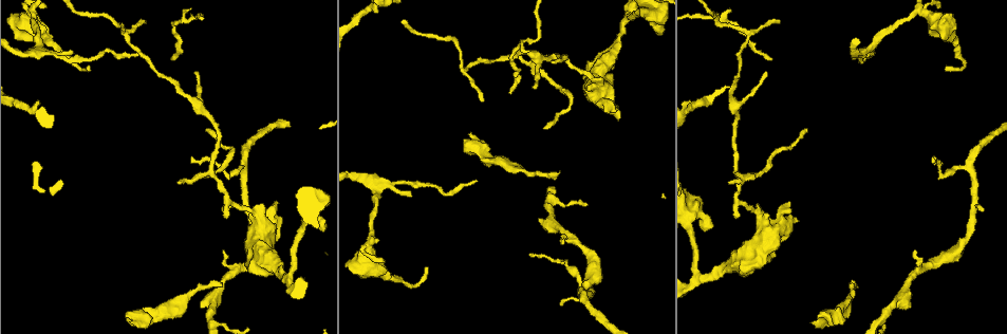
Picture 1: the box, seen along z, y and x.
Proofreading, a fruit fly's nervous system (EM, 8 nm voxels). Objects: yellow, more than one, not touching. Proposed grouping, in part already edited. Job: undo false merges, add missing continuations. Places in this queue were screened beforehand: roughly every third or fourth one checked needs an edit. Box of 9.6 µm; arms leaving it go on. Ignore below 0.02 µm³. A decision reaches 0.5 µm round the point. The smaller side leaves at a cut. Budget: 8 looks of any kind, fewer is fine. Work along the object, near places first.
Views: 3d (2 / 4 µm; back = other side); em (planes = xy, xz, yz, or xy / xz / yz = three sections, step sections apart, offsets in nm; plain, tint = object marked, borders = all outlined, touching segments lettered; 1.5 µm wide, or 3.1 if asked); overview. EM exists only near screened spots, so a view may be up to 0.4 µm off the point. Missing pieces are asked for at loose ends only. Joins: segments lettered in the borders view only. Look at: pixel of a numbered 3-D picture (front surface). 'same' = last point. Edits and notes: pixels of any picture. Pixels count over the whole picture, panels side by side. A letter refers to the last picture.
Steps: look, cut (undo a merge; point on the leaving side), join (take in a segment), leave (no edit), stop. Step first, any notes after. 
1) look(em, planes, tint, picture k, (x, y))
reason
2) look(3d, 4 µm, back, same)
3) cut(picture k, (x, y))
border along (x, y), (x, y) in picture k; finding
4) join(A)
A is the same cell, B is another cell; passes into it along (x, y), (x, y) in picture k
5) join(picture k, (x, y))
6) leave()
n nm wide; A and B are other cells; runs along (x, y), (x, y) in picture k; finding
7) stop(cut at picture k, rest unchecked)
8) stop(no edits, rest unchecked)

look(em, planes, plain, picture 1, (558, 172))

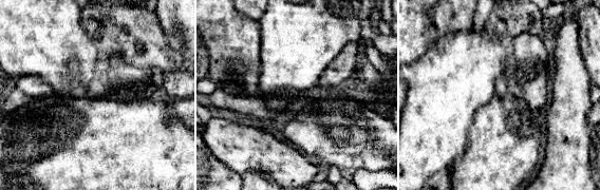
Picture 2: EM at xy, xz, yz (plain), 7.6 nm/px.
look(em, planes, borders, same)
what lies round it

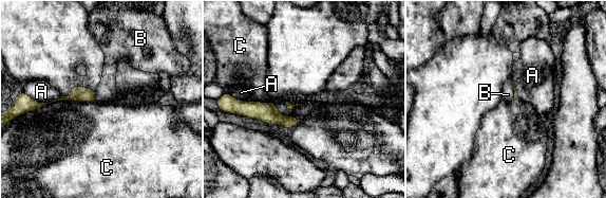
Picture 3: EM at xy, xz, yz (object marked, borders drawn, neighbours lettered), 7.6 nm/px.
join(B)
B is the same cell, A and C are other cells; the neuron continues

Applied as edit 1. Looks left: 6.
look(3d, 2 µm, back, picture 1, (428, 269))
tapers out

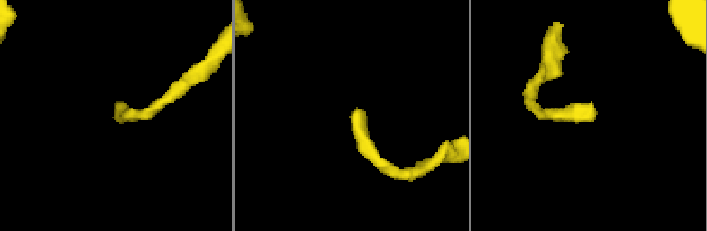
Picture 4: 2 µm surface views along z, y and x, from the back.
look(em, planes, borders, picture 4, (114, 105))

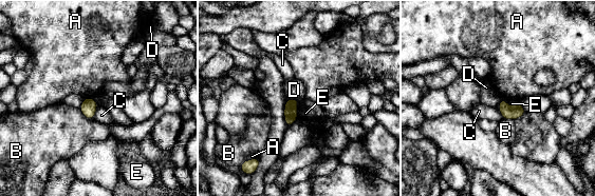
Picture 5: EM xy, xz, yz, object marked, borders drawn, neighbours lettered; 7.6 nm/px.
leave()
A, B, C, D and E are other cells; border along (287, 98), (296, 98), (299, 101) in picture 5; no lettered segment goes on from it

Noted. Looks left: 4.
look(3d, 2 µm, picture 1, (190, 158))
free end

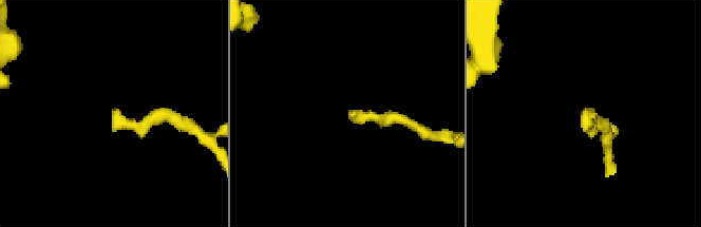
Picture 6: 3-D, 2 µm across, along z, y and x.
look(em, planes, borders, picture 6, (349, 111))
shape alone is not enough

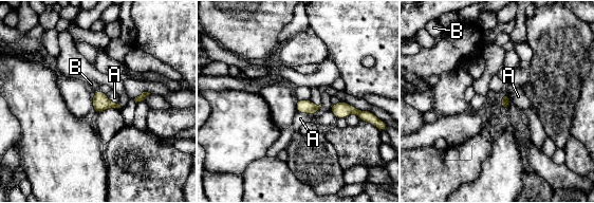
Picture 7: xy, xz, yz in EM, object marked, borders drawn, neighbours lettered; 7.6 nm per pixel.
join(B)
B is the same cell, A is another cell; passes into it along (100, 102), (97, 91), (95, 87) in picture 7; the neuron continues

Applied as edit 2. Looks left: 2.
look(em, planes, borders, picture 1, (143, 22))
an open end

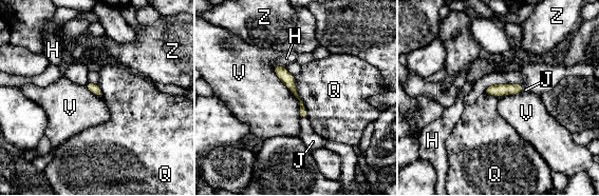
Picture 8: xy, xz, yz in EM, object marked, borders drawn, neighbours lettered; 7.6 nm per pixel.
join(J)
J is the same cell, H, Q, V and Z are other cells; passes into it along (292, 86), (303, 117), (313, 141) in picture 8; it goes on there

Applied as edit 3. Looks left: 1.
stop(join at picture 3, join at picture 7, join at picture 8, rest unchecked)

